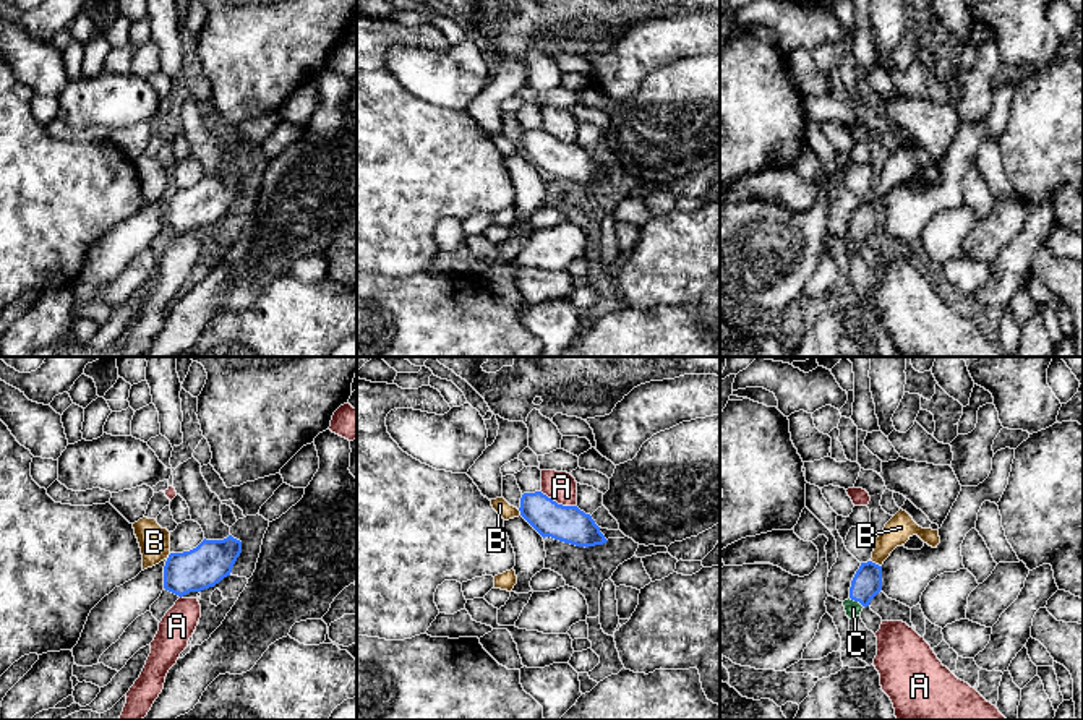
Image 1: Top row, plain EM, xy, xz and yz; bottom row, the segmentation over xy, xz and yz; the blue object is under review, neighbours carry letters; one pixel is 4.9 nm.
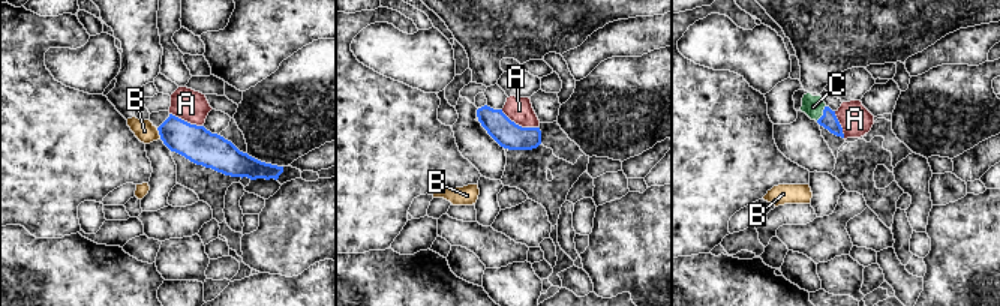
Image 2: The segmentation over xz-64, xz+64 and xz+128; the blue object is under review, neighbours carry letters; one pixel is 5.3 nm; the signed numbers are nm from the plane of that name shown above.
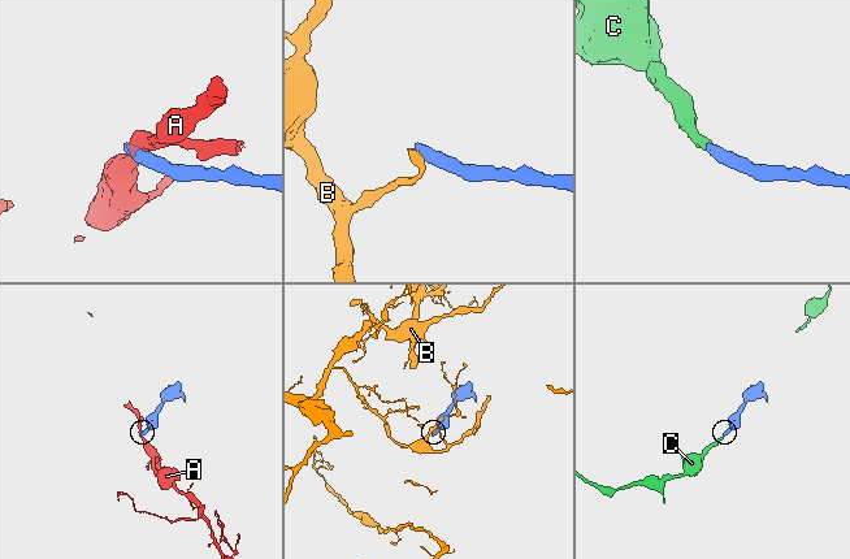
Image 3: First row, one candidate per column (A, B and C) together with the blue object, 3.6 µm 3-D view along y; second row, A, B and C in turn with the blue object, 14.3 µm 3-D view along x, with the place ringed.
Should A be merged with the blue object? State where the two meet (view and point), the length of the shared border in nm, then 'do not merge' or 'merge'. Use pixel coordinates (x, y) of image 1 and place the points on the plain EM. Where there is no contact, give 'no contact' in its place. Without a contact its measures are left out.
contact xz (556, 140); length 200 nm; do not merge

